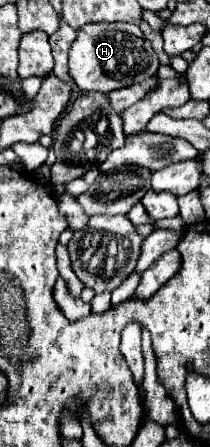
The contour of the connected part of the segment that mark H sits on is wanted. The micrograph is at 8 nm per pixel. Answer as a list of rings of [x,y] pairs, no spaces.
[[[127,22],[119,24],[85,24],[69,52],[69,76],[83,92],[111,92],[129,84],[143,82],[157,74],[159,58],[151,42],[139,28]]]

